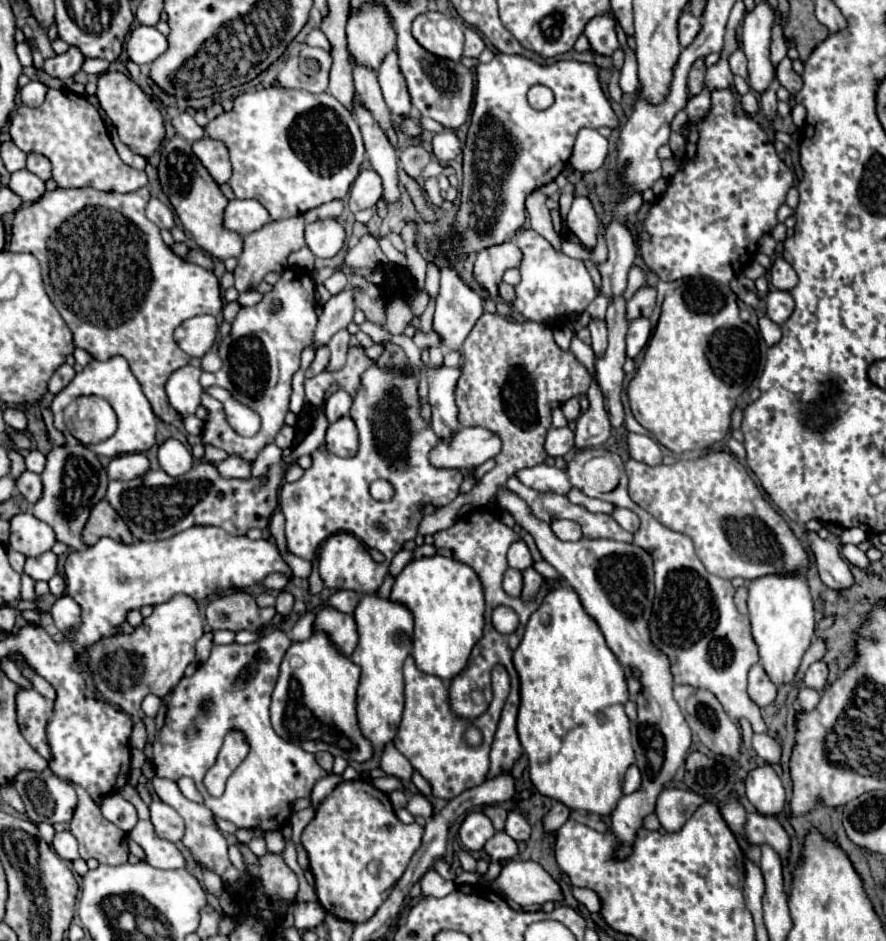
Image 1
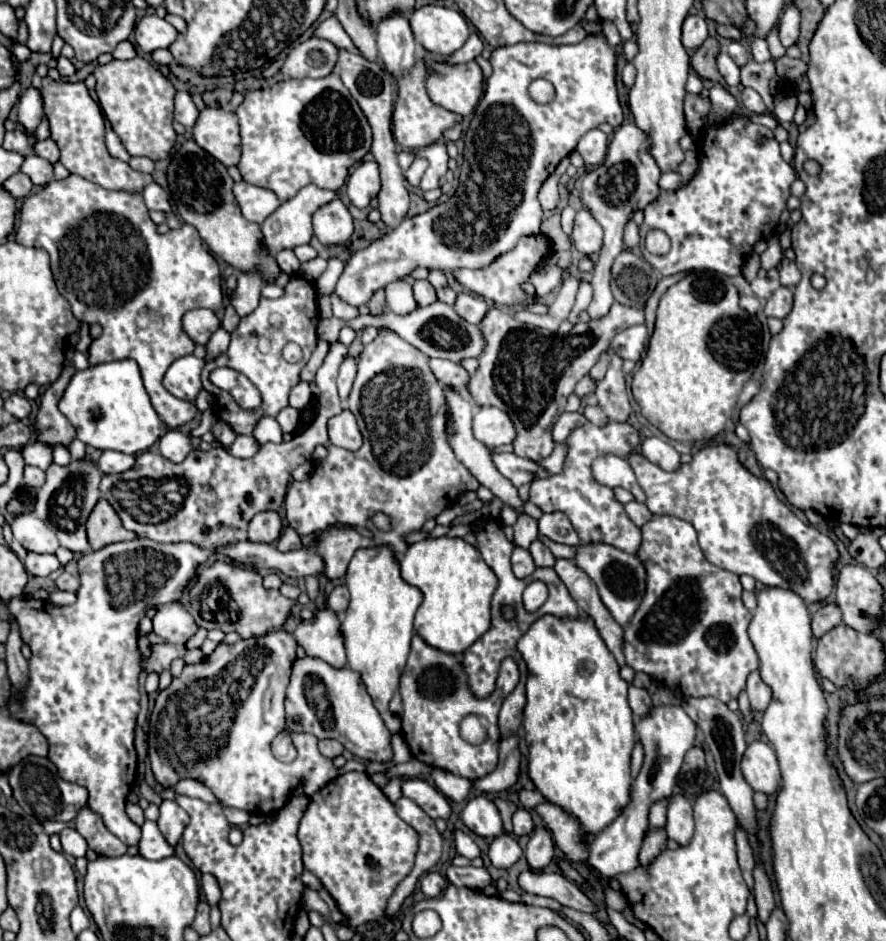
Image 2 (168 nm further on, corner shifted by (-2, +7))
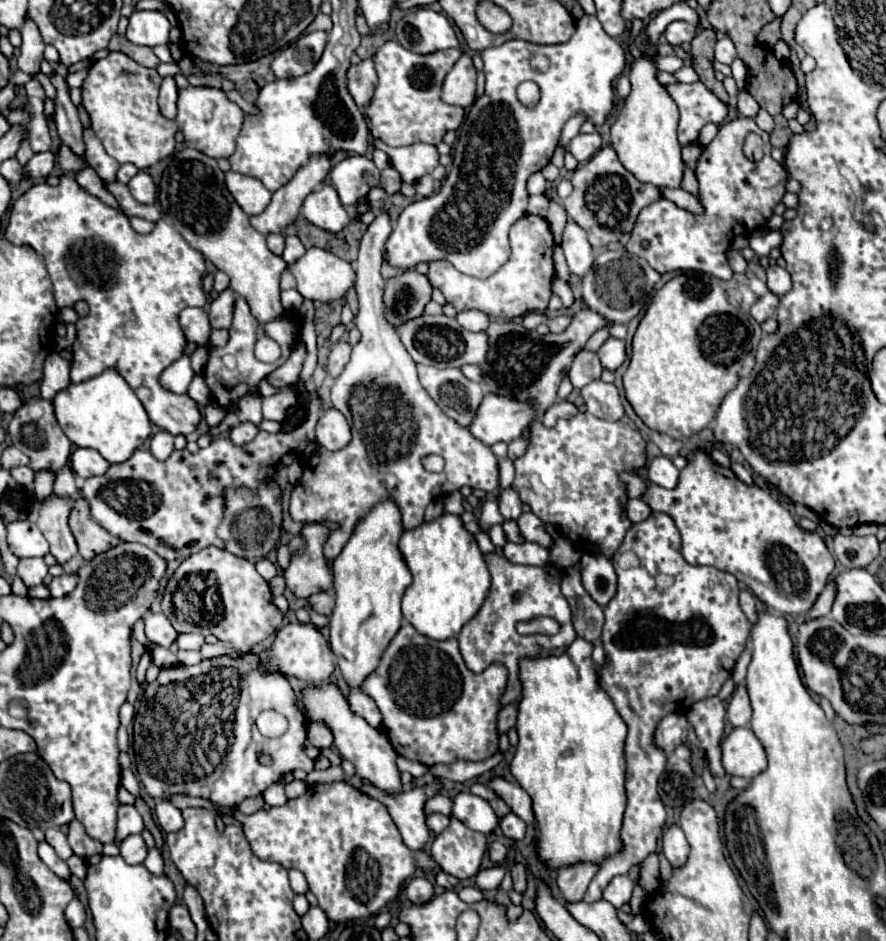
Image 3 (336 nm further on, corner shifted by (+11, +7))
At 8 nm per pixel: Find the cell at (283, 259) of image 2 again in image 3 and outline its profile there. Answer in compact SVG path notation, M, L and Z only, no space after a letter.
M270 234L270 236L266 236L266 242L268 242L270 252L274 252L276 256L282 256L282 250L284 250L284 236L282 234Z

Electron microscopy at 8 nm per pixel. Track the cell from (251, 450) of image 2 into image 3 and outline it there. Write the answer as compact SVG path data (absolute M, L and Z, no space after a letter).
M244 422L244 424L238 424L236 428L230 430L230 440L234 446L244 446L244 444L252 442L256 434L258 434L258 428L250 422Z

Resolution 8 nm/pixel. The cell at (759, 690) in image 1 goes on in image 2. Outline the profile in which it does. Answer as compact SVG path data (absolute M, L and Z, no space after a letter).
M751 672L747 678L747 694L751 702L751 710L765 712L771 702L771 688L761 680L759 672Z

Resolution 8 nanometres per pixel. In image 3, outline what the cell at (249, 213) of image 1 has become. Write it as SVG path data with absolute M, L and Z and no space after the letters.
M226 172L226 186L238 206L248 214L260 214L268 204L272 194L264 188L264 184L252 176L242 176L238 172Z

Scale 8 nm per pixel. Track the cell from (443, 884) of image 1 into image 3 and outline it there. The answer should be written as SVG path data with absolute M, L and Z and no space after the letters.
M416 876L408 882L406 886L406 896L410 898L410 902L414 904L424 904L426 900L432 898L432 884L424 878L424 876Z

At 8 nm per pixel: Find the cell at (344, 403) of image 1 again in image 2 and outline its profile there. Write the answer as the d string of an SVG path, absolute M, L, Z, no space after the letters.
M347 356L347 360L339 368L339 378L337 378L341 400L345 400L349 396L353 380L355 380L355 374L357 374L357 360L353 356Z

